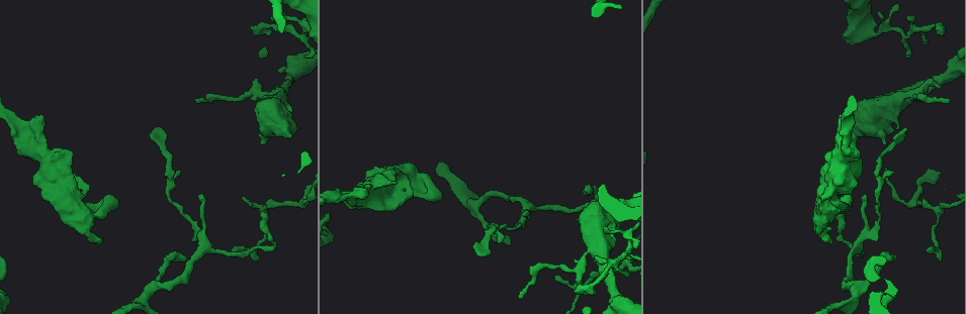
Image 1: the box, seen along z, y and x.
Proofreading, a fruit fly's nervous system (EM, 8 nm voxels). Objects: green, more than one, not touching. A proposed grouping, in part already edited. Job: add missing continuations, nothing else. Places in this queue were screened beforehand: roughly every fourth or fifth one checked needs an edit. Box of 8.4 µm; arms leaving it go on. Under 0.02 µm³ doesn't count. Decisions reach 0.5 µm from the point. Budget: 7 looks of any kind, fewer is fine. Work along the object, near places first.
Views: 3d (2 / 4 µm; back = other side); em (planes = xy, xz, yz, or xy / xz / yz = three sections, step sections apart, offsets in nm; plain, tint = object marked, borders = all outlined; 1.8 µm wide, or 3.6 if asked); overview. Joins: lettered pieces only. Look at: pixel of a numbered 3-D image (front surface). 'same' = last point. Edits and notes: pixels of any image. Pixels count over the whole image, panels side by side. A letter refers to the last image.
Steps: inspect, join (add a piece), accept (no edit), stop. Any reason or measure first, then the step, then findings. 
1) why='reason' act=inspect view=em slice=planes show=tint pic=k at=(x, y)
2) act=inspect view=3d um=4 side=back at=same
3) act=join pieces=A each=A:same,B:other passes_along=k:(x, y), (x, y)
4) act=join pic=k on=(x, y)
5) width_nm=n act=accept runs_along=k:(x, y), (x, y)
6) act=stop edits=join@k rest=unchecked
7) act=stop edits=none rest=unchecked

why='stops while still wide' act=inspect view=em slice=planes show=borders pic=1 at=(262, 142)

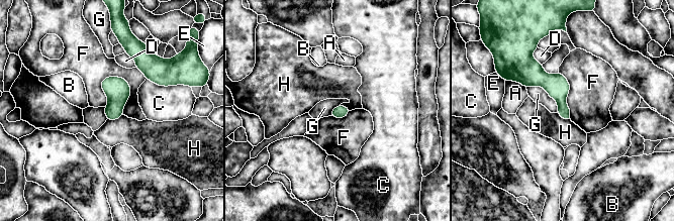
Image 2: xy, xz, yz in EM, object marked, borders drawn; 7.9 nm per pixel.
act=accept each=A:other,B:other,C:other,D:other,E:other,F:other,G:other,H:other border=2:(526, 87), (541, 86), (558, 112) found='no lettered piece goes on from it'

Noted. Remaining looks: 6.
why='tapers out' act=inspect view=em slice=planes show=borders pic=1 at=(895, 256)

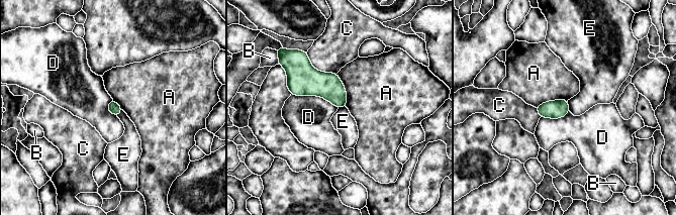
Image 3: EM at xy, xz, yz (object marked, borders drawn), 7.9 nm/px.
width_nm=90 act=accept each=A:other,B:other,C:other,D:other,E:other border=3:(567, 101), (569, 110) found='no lettered piece goes on from it'

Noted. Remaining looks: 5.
why='tapers out' act=inspect view=em slice=planes show=borders pic=1 at=(251, 26)

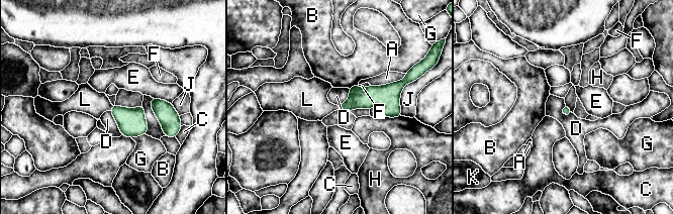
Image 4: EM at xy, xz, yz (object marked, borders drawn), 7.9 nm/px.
act=join pieces=L each=A:other,B:other,C:other,D:other,E:other,F:other,G:other,H:other,J:other,K:other,L:same passes_along=4:(131, 121), (111, 108), (87, 100) found='it goes on there'

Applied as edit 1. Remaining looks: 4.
act=stop edits=join@4 rest=unchecked

